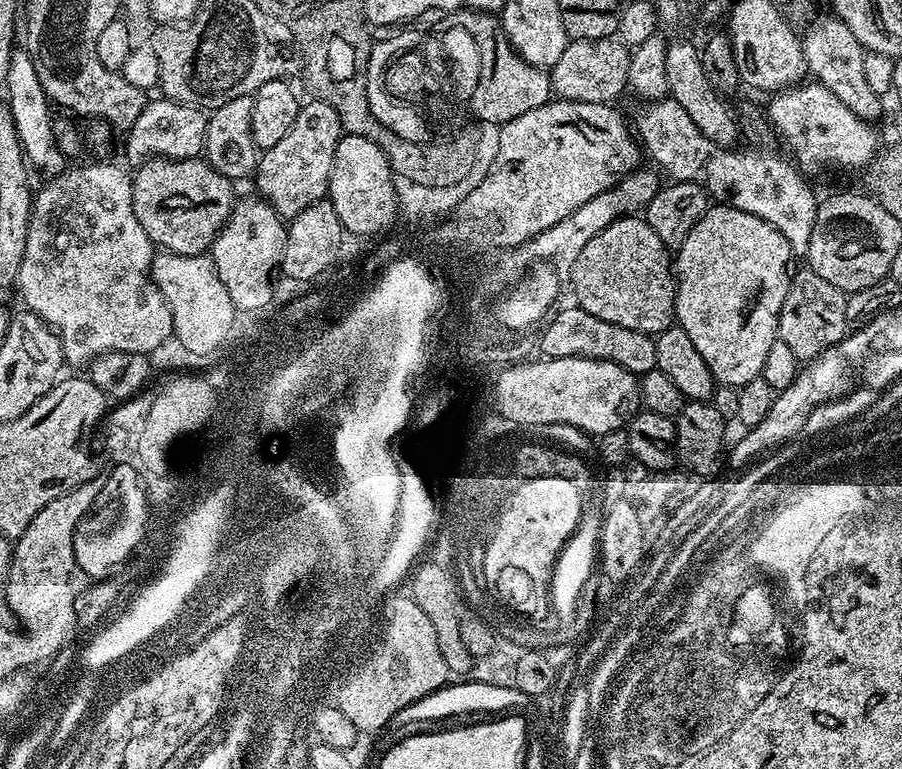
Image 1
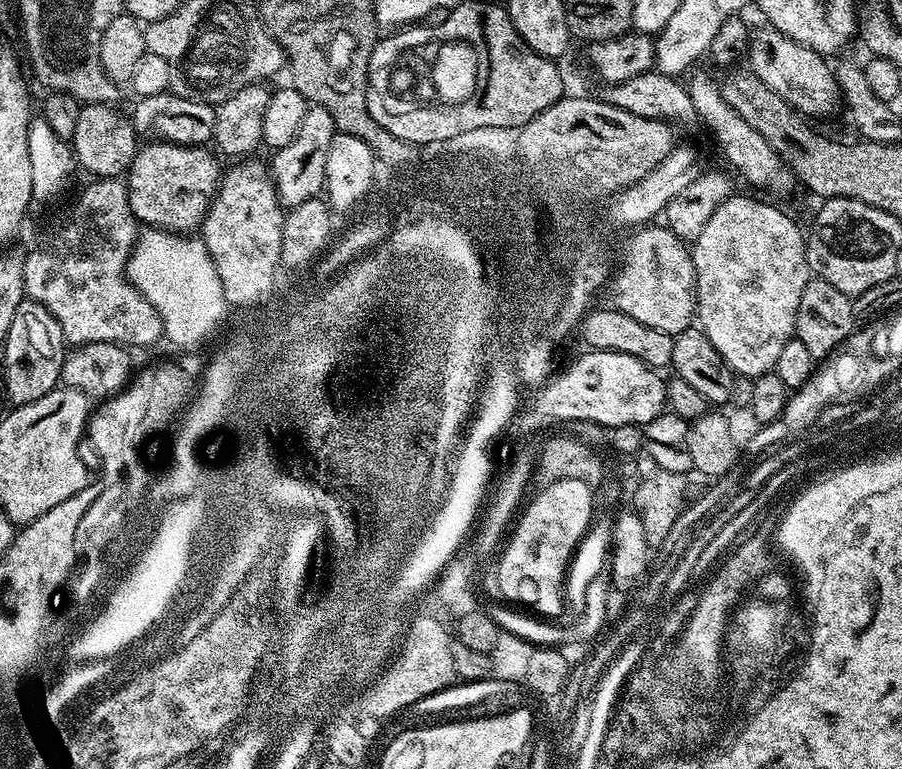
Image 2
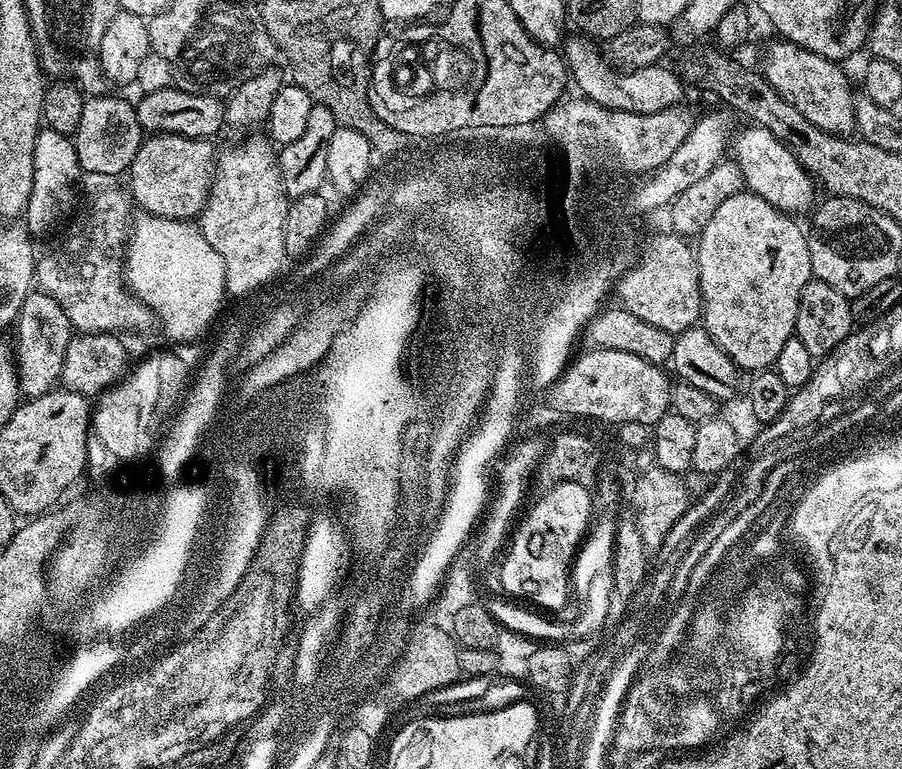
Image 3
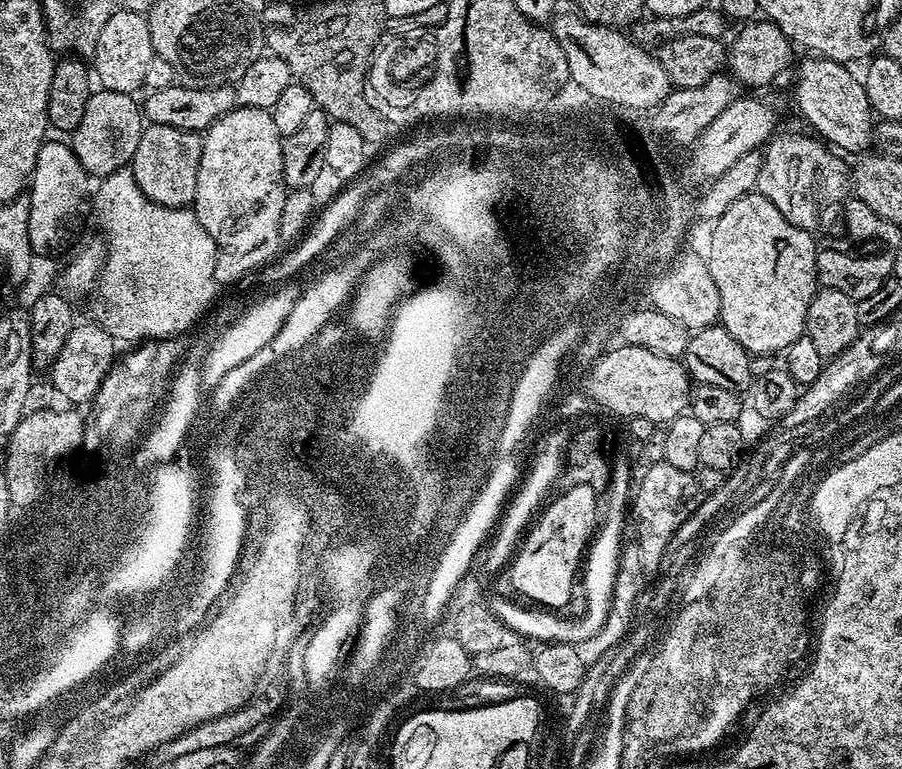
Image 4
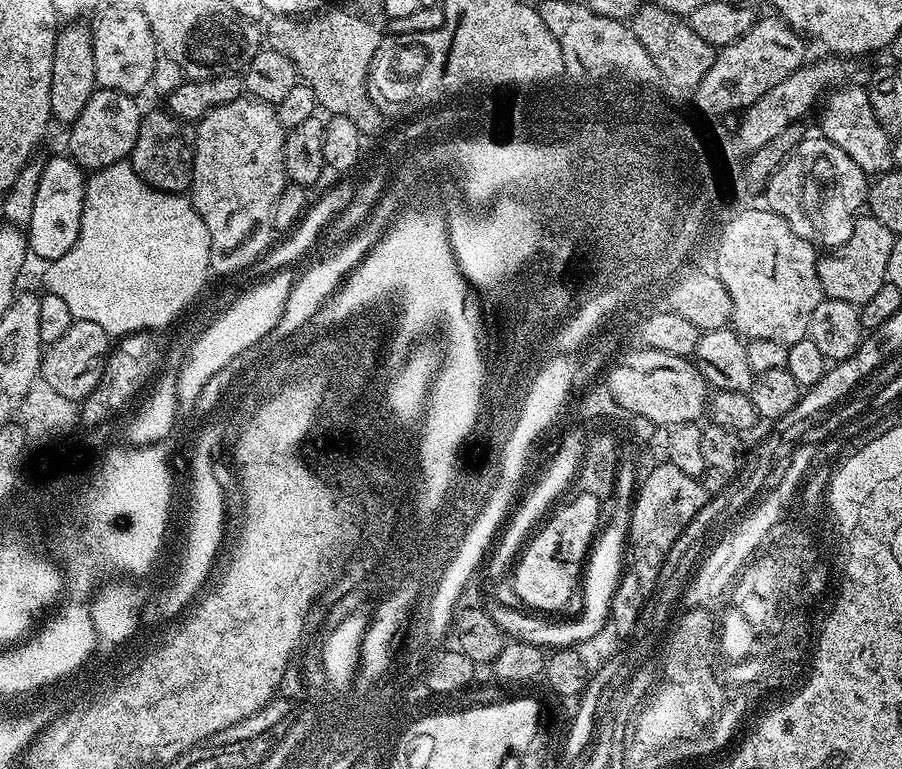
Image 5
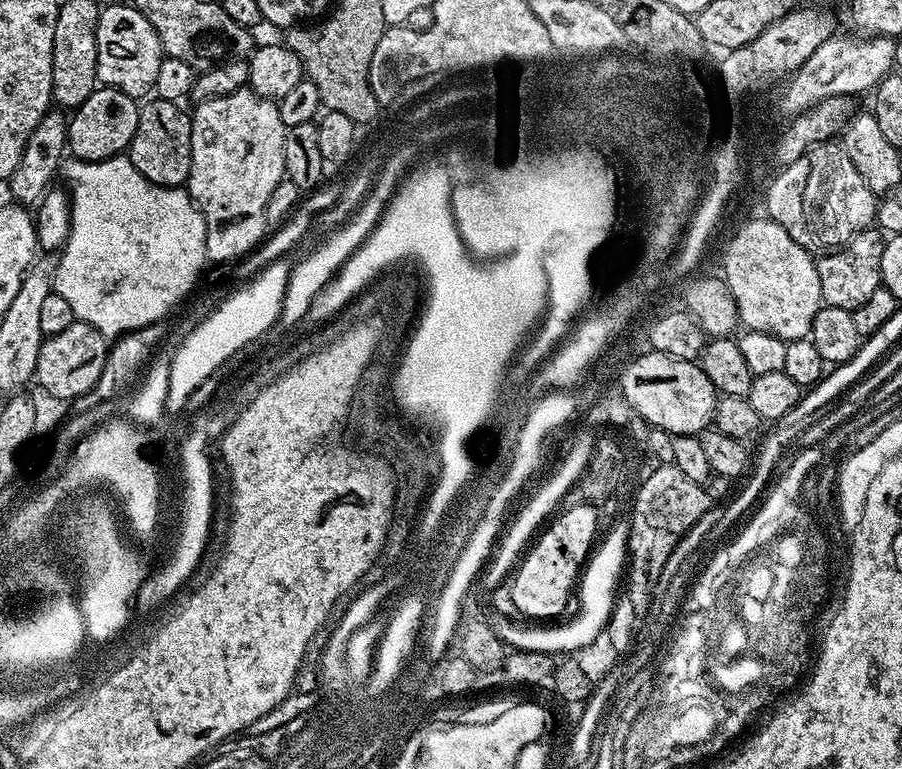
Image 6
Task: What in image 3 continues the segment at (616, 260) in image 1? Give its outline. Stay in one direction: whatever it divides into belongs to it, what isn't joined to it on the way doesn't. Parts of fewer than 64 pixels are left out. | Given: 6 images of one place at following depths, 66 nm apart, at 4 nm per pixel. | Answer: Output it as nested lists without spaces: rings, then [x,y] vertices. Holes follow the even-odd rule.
[[[661,237],[649,244],[643,264],[625,281],[624,295],[628,307],[644,316],[644,322],[658,326],[673,334],[685,332],[702,316],[700,296],[700,271],[696,265],[696,254],[685,237],[675,239]]]

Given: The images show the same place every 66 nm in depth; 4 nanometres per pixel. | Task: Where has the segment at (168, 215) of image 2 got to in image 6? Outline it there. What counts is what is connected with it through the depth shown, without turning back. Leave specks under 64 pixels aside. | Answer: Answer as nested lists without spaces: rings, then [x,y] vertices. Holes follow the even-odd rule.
[[[149,99],[139,105],[138,126],[134,132],[134,138],[126,149],[129,160],[134,162],[138,171],[150,182],[156,184],[157,189],[176,188],[187,185],[190,174],[190,158],[192,147],[190,146],[190,134],[192,133],[192,117],[187,111],[183,112],[181,105],[175,100]]]

